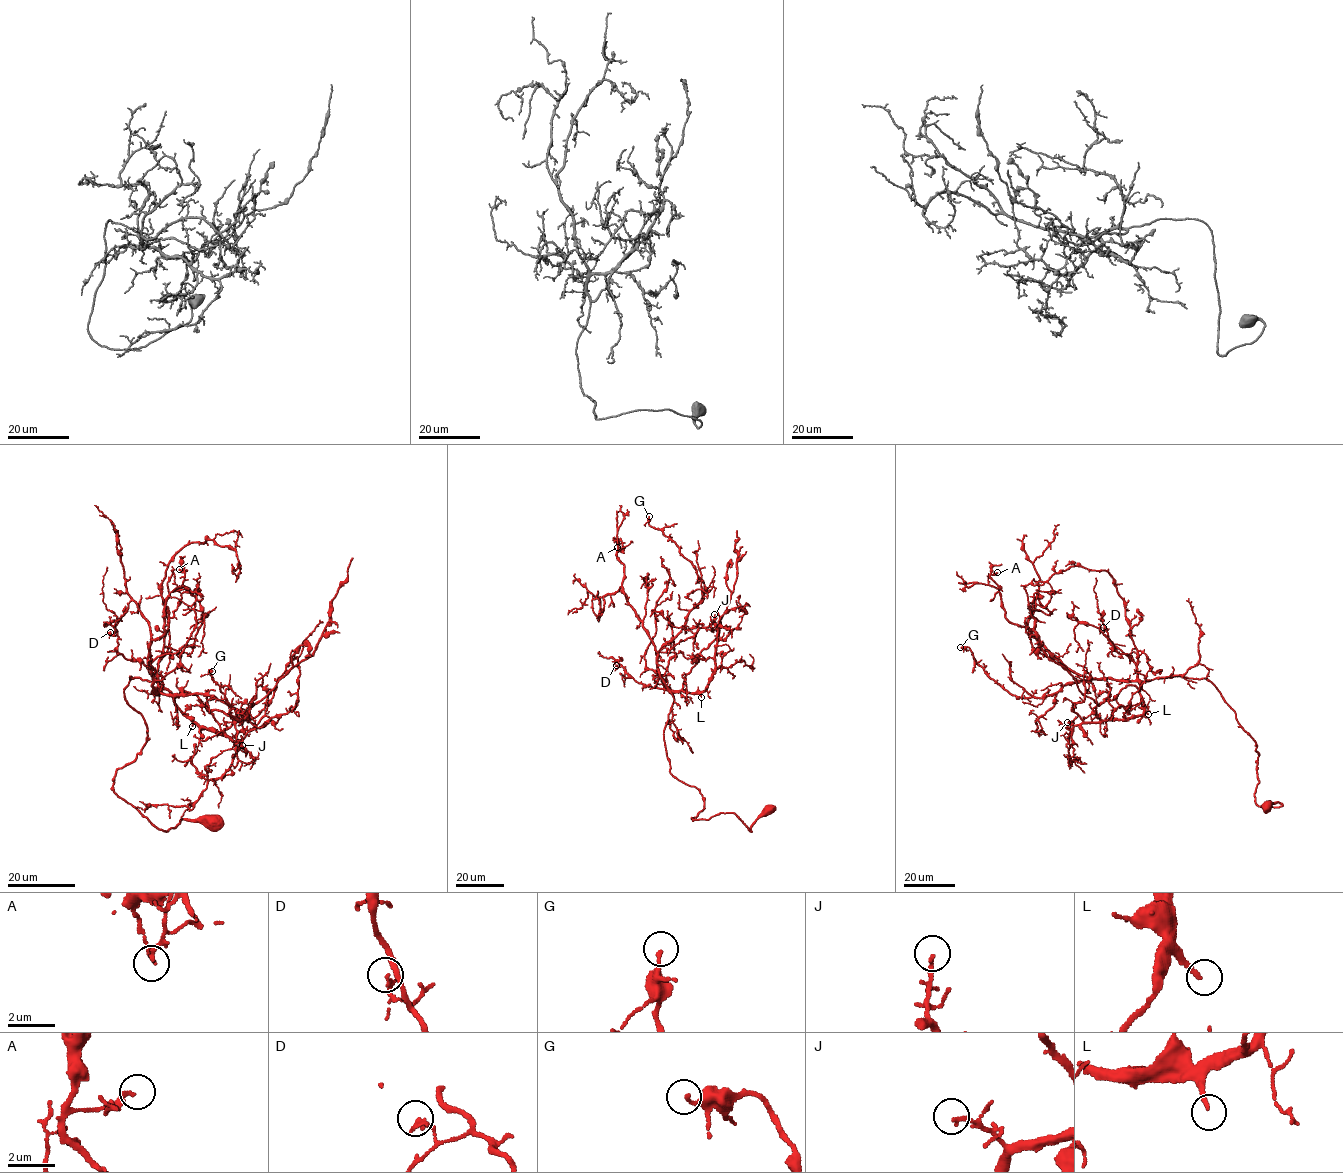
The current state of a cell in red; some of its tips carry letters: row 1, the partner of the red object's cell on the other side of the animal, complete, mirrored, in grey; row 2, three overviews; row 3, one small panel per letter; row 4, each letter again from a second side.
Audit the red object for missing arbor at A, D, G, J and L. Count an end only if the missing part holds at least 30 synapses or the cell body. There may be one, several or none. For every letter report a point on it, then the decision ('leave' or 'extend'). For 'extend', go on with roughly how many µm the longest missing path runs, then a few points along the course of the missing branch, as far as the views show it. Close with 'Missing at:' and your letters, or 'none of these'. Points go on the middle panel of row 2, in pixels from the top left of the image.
A: at (617, 547); leave
D: at (616, 665); leave
G: at (649, 516); leave
J: at (714, 614); extend; about 10 µm are missing; missing branch runs (714, 614), (710, 607), (715, 596)
L: at (701, 697); leave
Missing at: J

